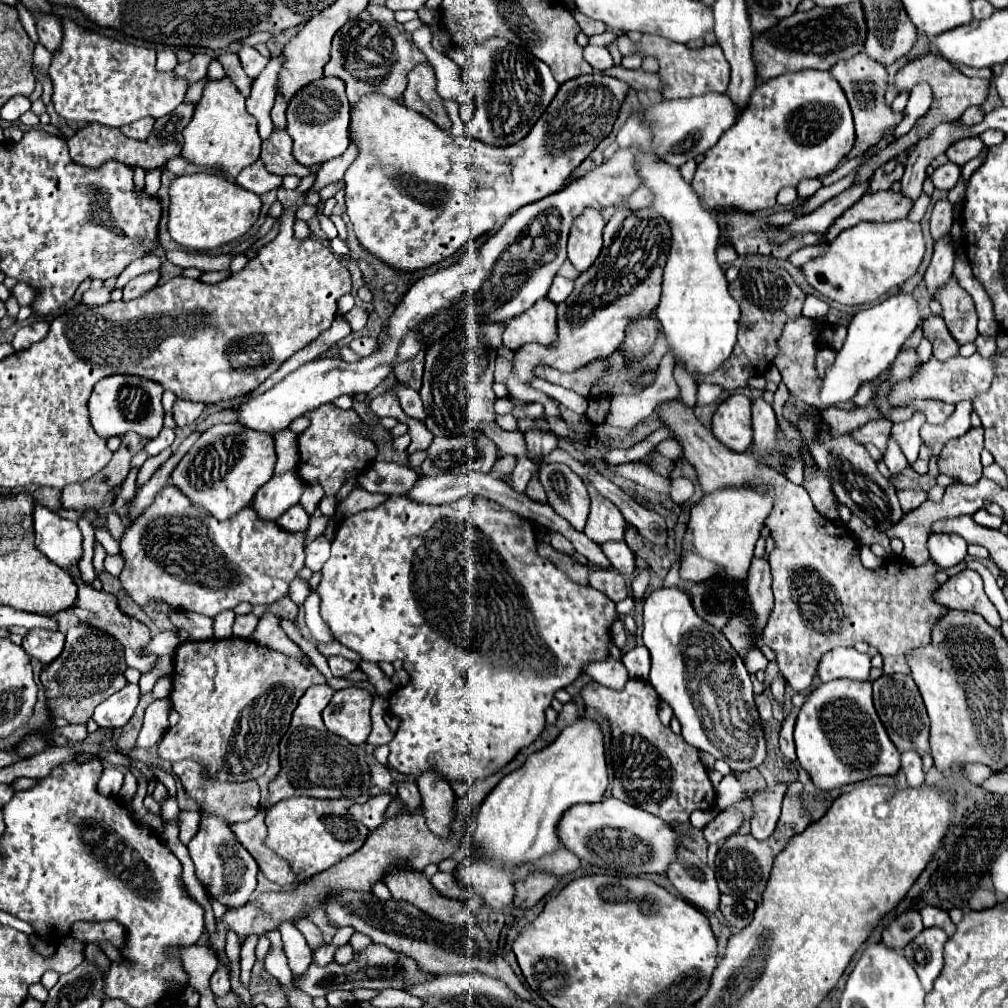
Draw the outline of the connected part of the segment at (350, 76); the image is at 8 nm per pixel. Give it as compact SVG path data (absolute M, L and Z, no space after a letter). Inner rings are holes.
M369 4L359 18L347 22L333 38L331 60L323 68L325 76L337 76L347 86L347 98L351 106L357 106L359 98L379 92L391 100L401 98L407 88L407 72L419 64L427 62L421 50L411 42L411 34L403 30L403 26L395 20L393 12L385 6ZM373 66L393 66L393 72L373 72Z

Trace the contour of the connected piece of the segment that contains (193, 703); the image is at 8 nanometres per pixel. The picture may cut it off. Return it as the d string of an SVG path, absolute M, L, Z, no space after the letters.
M245 638L225 640L187 640L175 650L173 658L173 690L171 706L179 712L179 722L169 728L159 742L159 756L165 760L195 760L201 762L203 774L215 780L247 782L259 778L267 770L267 758L273 752L273 738L283 738L289 728L291 712L297 700L313 684L327 684L327 678L305 662L297 662L281 652Z

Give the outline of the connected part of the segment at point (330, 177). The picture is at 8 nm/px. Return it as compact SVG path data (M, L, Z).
M351 142L351 146L345 150L345 154L341 154L339 158L331 158L331 162L321 166L317 180L313 184L315 190L321 190L323 186L327 186L331 182L339 182L355 158L357 158L357 144Z

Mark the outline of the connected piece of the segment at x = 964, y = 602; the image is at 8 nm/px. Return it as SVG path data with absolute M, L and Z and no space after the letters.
M963 570L951 576L933 592L935 602L955 610L967 610L981 614L991 626L1001 626L1001 616L993 602L983 592L983 580L975 570Z

